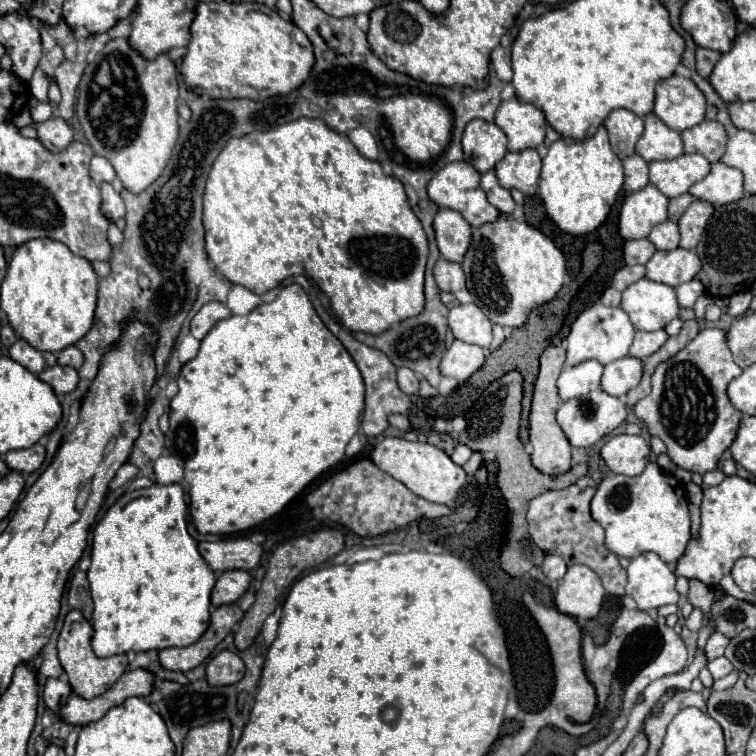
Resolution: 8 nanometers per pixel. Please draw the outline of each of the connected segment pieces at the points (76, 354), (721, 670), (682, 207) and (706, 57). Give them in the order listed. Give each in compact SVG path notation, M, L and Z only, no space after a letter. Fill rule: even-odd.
M67 346L67 348L59 350L55 356L57 356L57 362L61 366L73 366L73 368L79 370L81 364L83 364L83 354L75 346Z
M715 658L715 660L711 660L709 664L707 664L707 668L709 668L709 672L711 672L711 676L717 680L717 678L723 678L723 676L727 676L733 668L731 668L731 662L727 660L727 658Z
M681 194L677 198L671 198L669 200L669 220L679 220L681 214L687 210L687 206L693 202L695 198L691 194Z
M697 48L695 54L695 62L697 62L697 72L701 78L709 78L713 66L717 64L717 60L721 58L721 52L715 50L707 50L707 48Z

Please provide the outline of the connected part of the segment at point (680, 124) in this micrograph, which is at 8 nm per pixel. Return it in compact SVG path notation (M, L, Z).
M671 76L657 84L653 114L669 128L683 132L705 118L705 96L693 80Z

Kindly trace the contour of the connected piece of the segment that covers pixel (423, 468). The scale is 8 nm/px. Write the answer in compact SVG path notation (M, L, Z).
M385 436L381 442L377 442L377 446L371 452L371 460L383 472L387 472L395 480L403 482L413 494L417 494L419 498L425 498L429 502L435 502L435 504L449 504L451 500L455 500L457 492L461 490L461 486L465 484L465 478L467 478L465 470L461 466L455 466L455 462L439 448L435 448L431 444L409 442L399 436Z

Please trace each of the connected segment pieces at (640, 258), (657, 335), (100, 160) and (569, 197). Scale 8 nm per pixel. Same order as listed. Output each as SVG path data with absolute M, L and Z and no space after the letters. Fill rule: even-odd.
M643 238L643 240L629 240L625 242L625 264L635 266L635 264L647 264L647 260L655 254L655 246Z
M637 330L629 354L631 354L633 358L645 360L645 358L651 356L653 352L657 352L657 350L665 344L667 338L669 338L669 336L667 336L665 330L657 330L657 332L641 332L641 330Z
M93 156L91 158L89 174L95 182L113 182L113 178L115 178L115 170L113 170L111 162L105 160L103 156Z
M601 126L591 138L575 142L575 140L557 140L549 146L547 156L543 158L543 170L541 170L541 198L545 200L545 210L551 216L551 220L567 234L579 236L593 232L603 224L607 214L611 212L611 206L617 200L617 194L623 186L623 164L615 156L615 152L609 146L607 130Z

